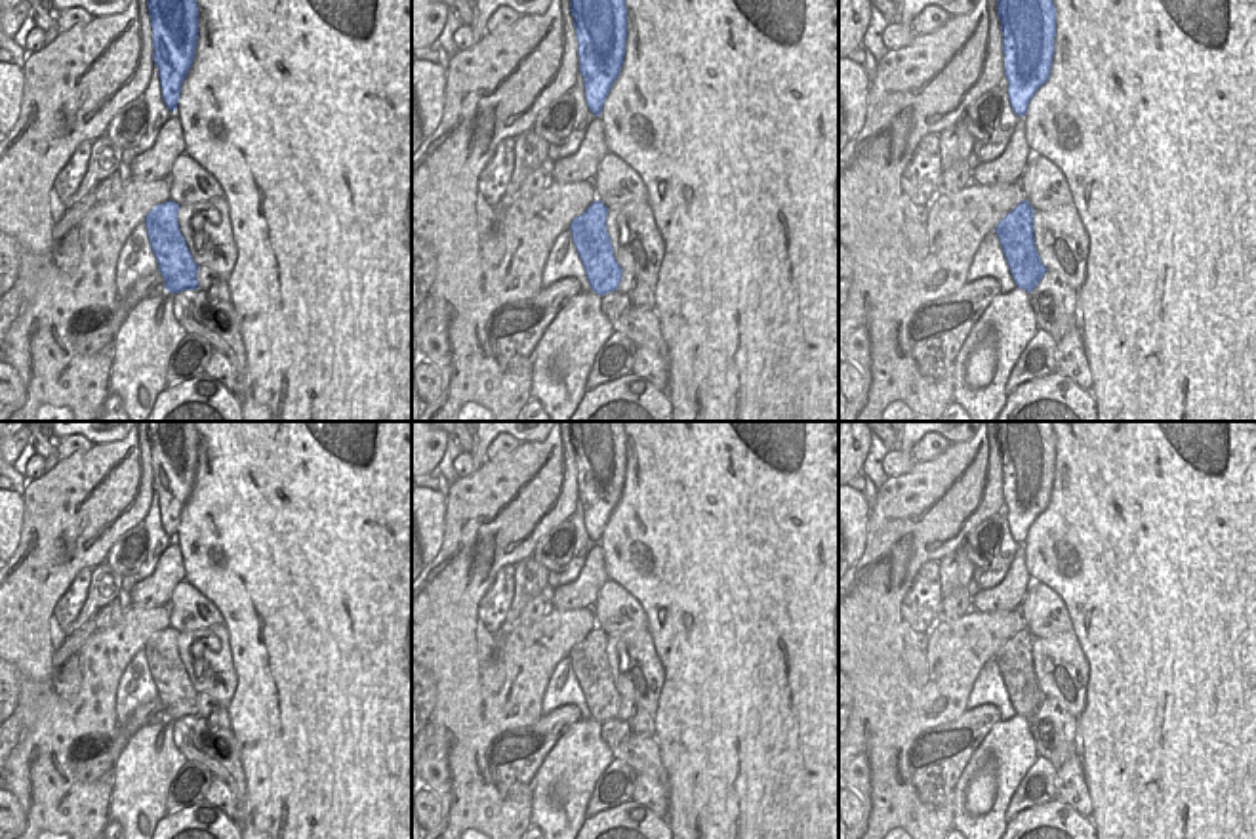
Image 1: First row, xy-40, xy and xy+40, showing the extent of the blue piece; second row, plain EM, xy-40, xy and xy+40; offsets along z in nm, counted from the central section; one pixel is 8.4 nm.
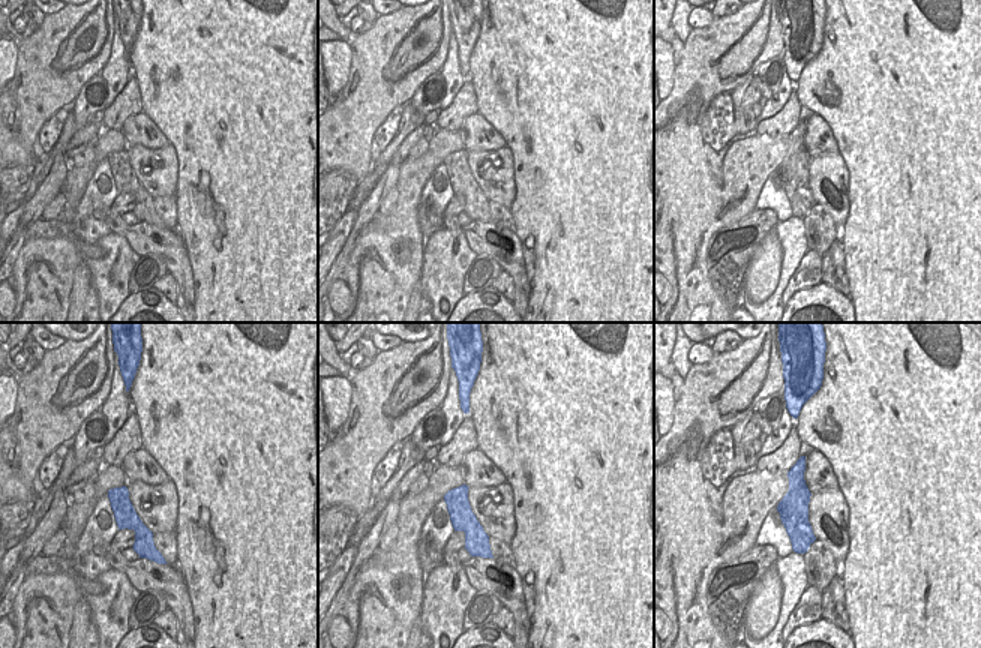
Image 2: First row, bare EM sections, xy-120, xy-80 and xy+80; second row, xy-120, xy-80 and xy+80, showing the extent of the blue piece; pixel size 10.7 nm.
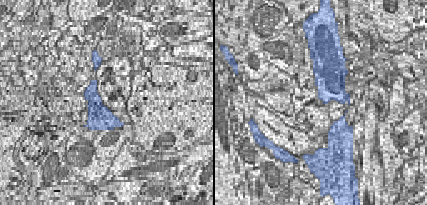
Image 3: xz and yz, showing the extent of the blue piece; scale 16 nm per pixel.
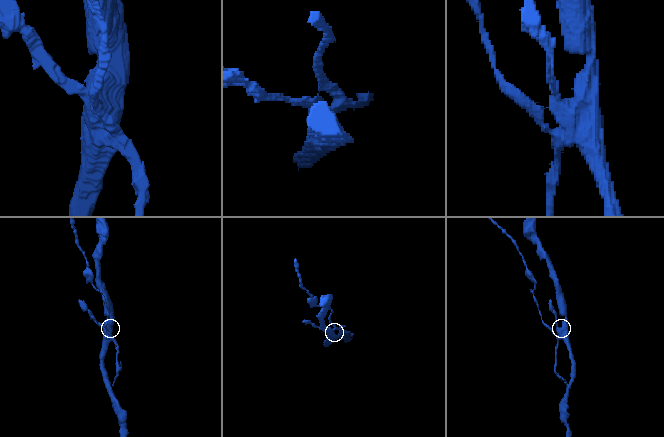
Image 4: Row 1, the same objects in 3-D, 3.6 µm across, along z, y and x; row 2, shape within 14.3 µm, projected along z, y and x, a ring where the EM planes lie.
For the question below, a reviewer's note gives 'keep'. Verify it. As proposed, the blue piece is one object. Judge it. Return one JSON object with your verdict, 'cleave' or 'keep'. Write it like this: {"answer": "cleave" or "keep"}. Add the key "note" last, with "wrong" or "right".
{"answer": "cleave", "note": "wrong"}

